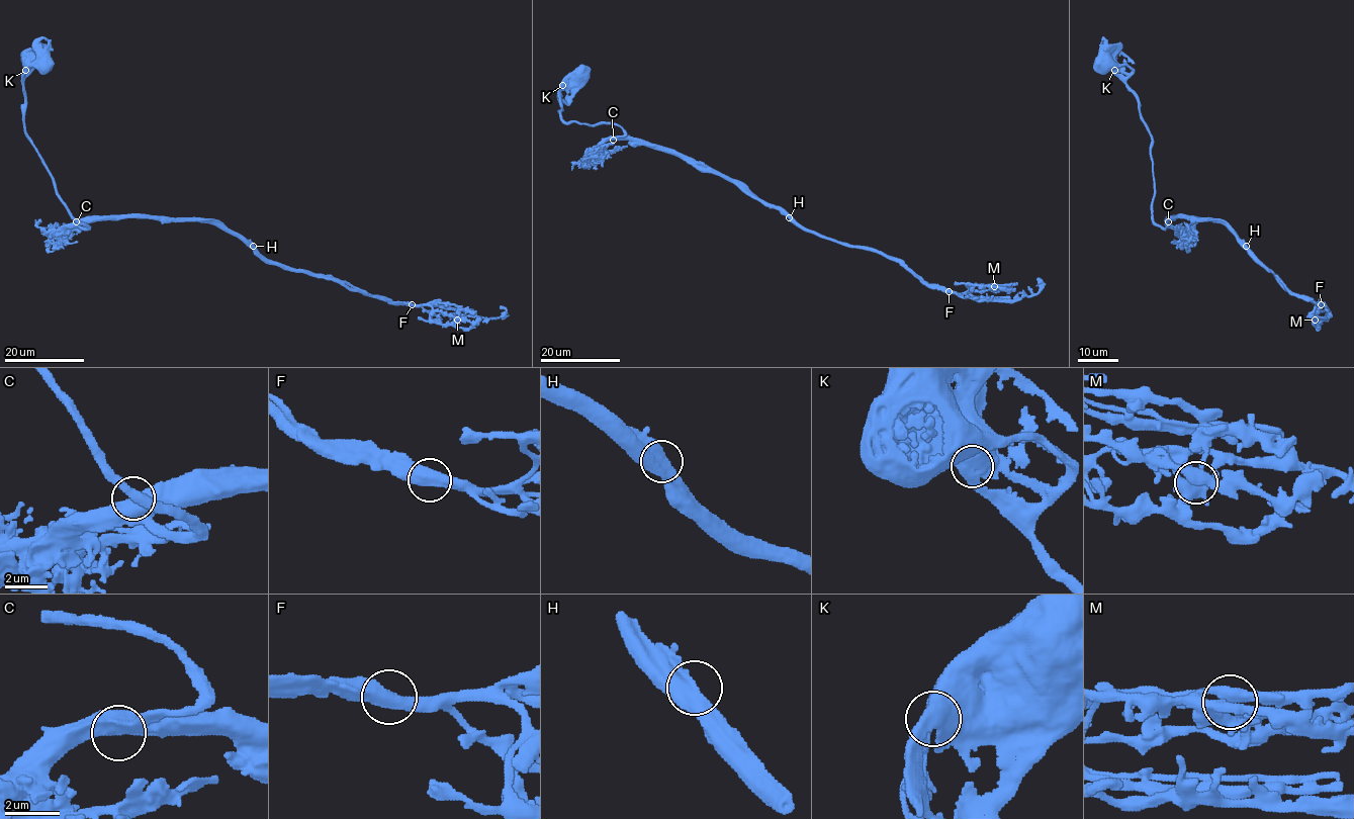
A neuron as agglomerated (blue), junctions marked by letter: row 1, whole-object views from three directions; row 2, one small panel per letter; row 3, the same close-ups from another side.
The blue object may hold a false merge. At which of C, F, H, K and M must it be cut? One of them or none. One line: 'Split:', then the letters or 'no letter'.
Split: no letter

